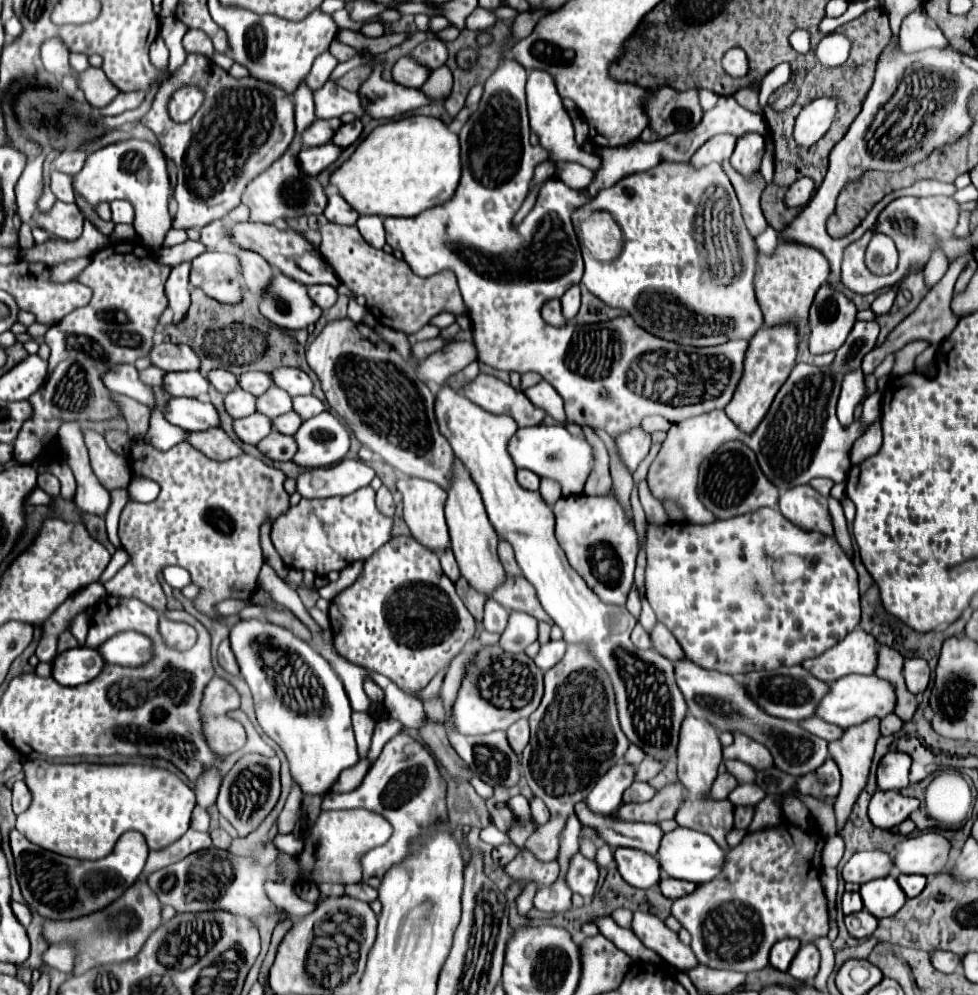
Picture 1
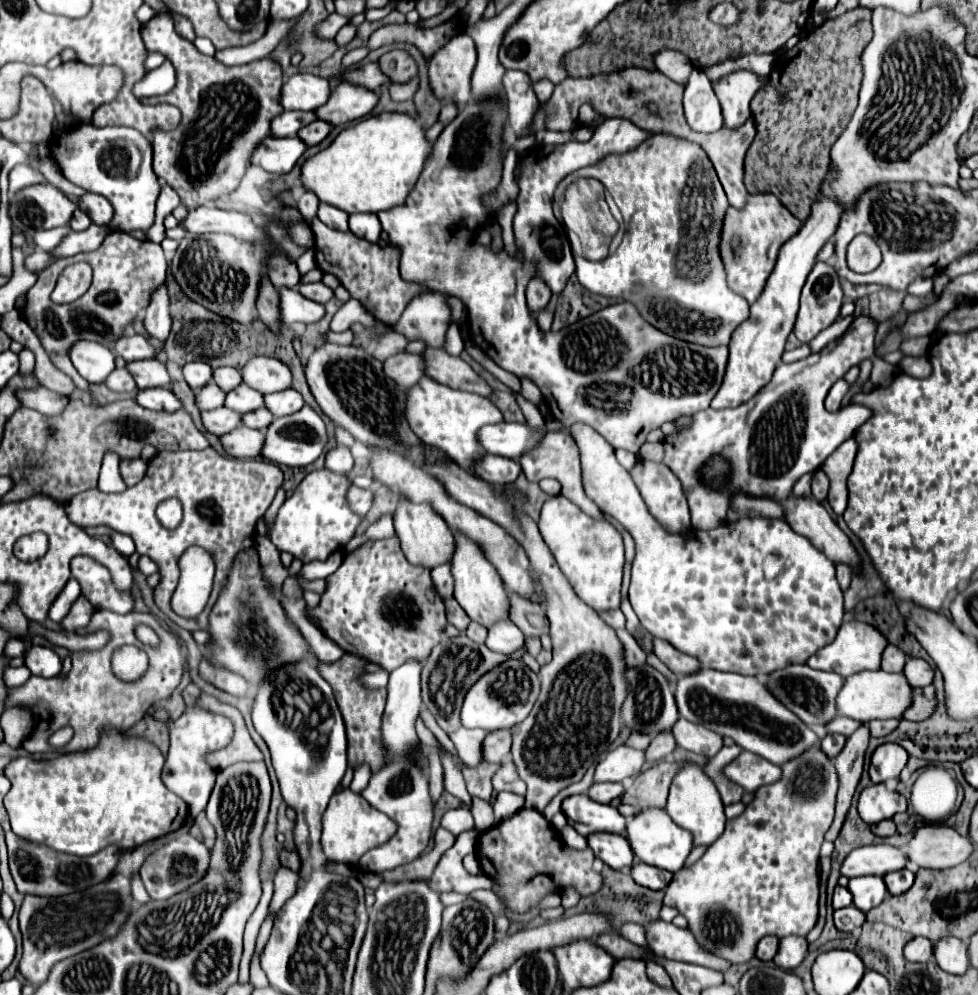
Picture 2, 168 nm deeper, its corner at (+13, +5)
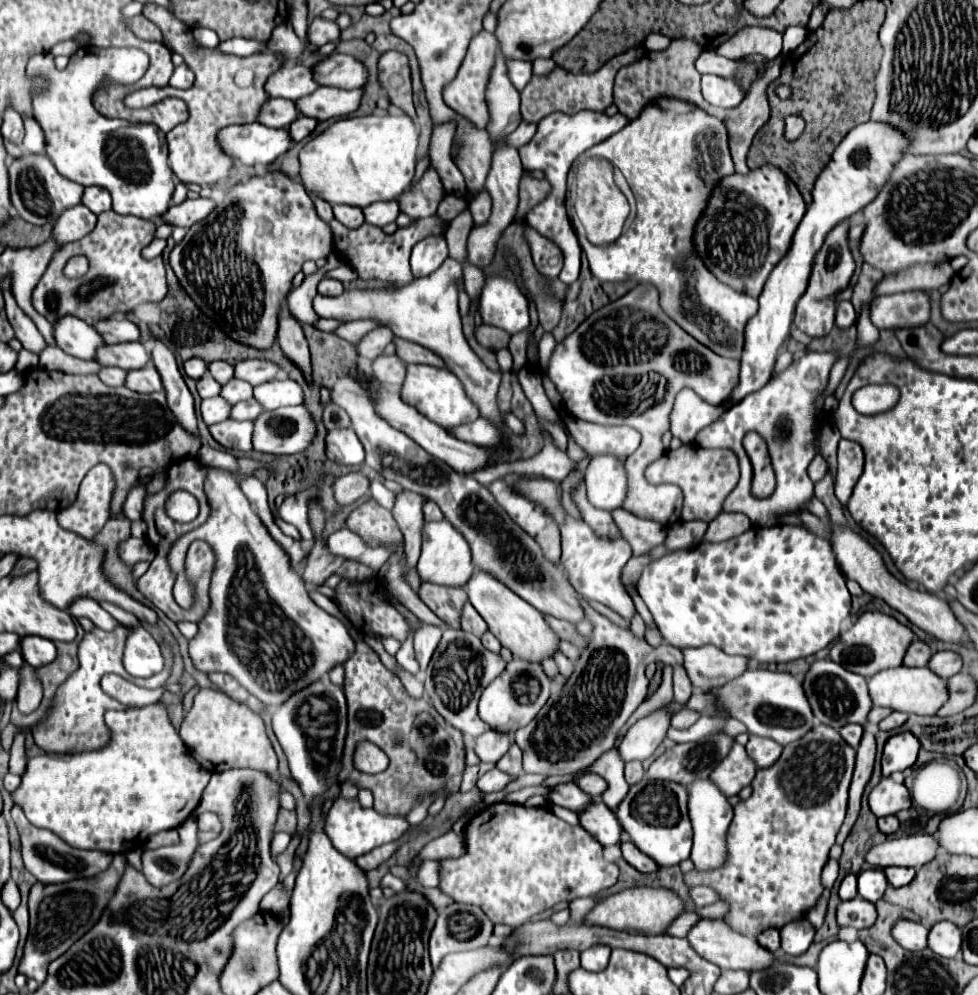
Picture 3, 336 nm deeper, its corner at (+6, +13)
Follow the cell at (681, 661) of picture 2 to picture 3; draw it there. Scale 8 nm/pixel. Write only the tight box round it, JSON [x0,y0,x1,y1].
[683,646,747,692]

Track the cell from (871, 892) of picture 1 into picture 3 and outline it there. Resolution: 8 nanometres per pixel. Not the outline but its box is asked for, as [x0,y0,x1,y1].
[857,870,889,902]

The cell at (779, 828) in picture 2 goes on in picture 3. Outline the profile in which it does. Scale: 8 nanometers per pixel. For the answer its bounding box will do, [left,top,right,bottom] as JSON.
[685,724,855,938]

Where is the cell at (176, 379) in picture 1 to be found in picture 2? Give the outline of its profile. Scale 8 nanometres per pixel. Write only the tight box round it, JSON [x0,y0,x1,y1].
[126,358,172,388]

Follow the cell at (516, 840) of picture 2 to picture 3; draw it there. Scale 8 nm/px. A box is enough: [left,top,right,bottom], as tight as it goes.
[439,802,619,926]

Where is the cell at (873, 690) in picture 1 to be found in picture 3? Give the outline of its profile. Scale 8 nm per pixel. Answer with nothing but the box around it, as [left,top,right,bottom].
[869,666,947,716]

